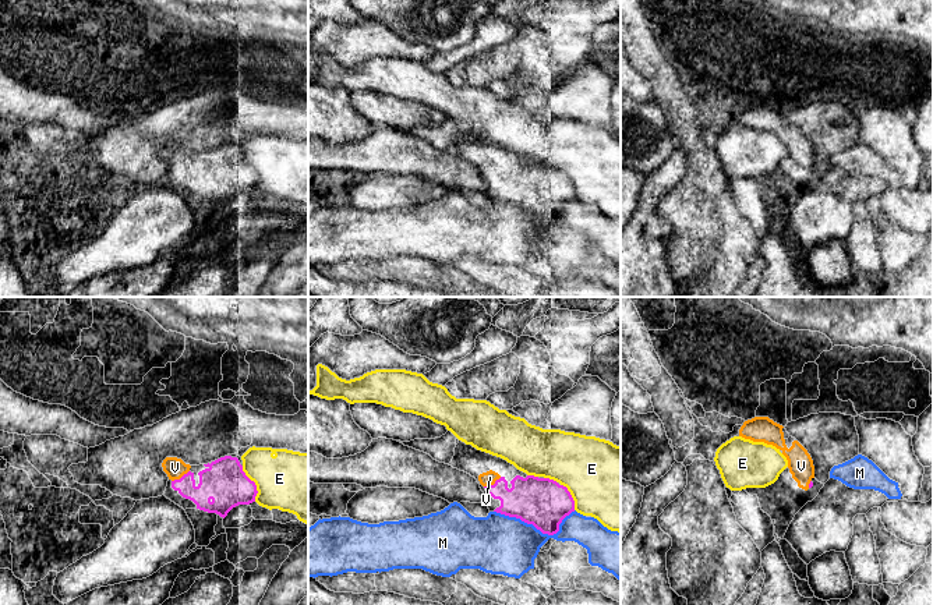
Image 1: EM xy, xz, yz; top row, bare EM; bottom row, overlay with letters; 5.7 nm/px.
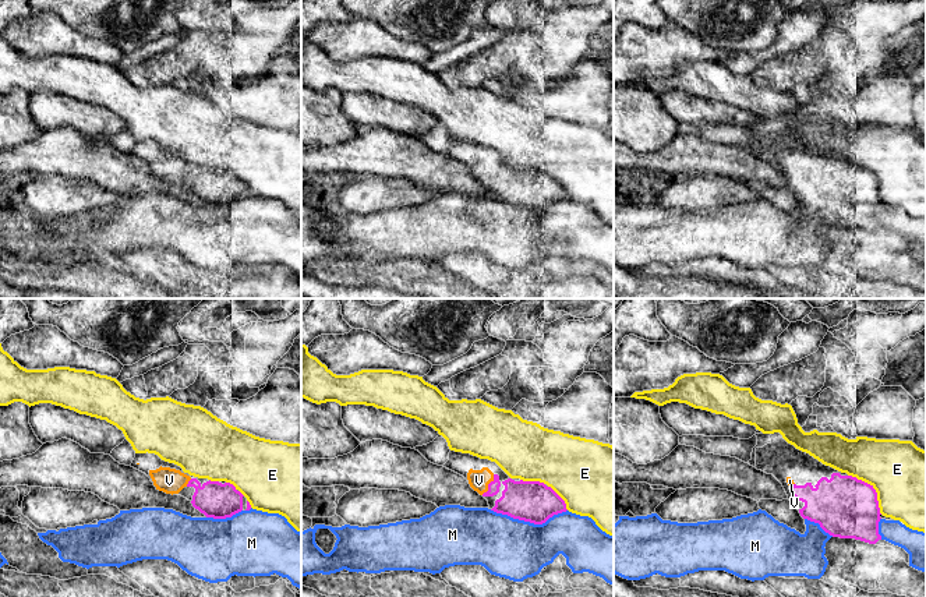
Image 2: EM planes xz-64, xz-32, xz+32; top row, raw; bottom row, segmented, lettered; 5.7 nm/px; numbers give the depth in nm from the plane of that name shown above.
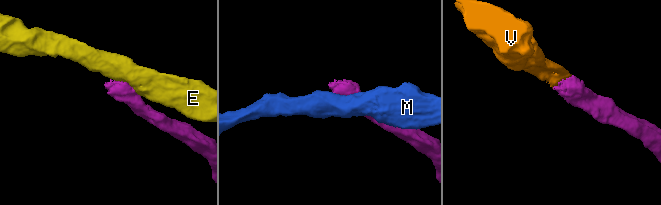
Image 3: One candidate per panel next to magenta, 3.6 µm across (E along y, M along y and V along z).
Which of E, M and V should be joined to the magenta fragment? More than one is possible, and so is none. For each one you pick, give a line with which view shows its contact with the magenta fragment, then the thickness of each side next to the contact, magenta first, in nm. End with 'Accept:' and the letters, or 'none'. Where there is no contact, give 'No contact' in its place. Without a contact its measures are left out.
V: Touches magenta in xz. Thickness 260 nm (magenta) against 80 nm
Accept: V

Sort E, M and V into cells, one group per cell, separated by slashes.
E / M / V

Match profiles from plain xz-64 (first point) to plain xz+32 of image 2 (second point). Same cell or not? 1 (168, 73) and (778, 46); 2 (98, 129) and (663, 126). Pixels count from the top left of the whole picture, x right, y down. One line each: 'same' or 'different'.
1: different
2: different

